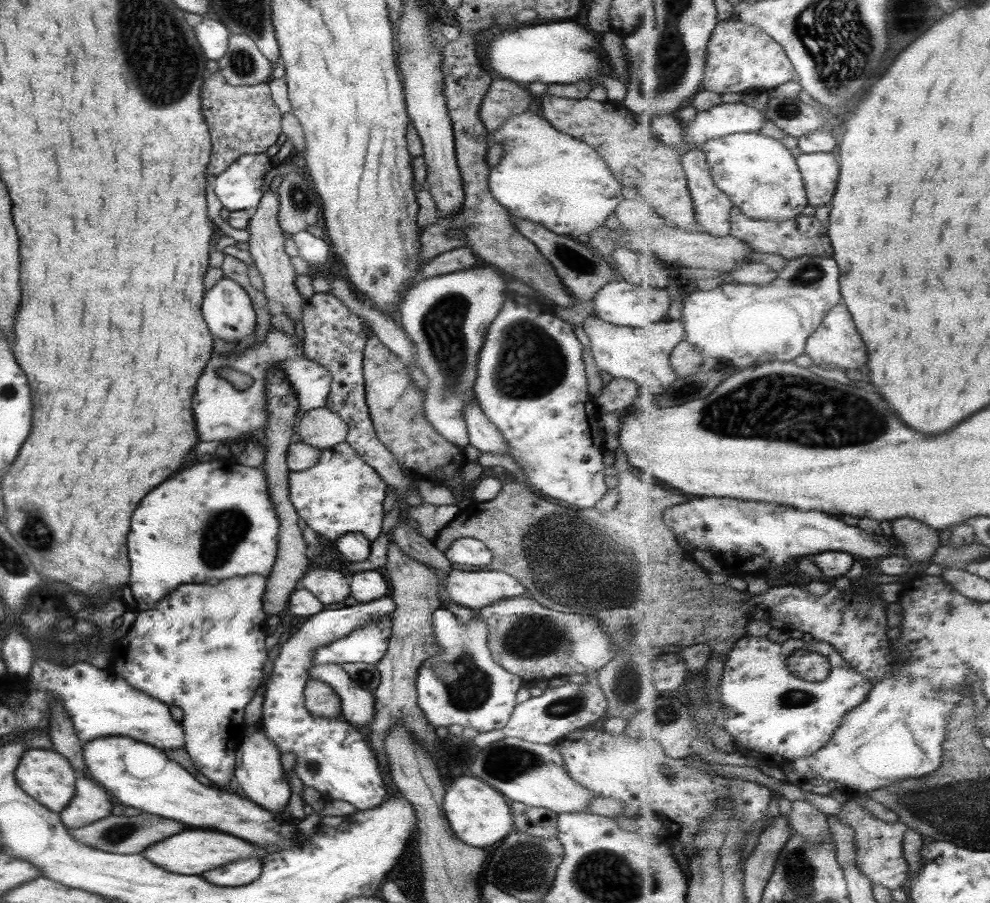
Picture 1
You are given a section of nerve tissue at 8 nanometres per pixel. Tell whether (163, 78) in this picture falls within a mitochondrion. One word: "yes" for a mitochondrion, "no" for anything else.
yes

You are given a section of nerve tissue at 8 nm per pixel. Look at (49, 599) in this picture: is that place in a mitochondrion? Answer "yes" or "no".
no

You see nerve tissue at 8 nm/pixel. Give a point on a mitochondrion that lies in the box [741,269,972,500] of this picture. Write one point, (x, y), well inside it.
(852, 429)

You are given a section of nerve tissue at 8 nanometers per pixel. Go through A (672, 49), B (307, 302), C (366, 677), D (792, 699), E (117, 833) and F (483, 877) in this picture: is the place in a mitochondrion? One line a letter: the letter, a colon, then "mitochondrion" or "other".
A: mitochondrion
B: other
C: mitochondrion
D: mitochondrion
E: mitochondrion
F: other

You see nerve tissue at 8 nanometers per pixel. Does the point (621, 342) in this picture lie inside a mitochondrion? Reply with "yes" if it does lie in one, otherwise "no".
no

